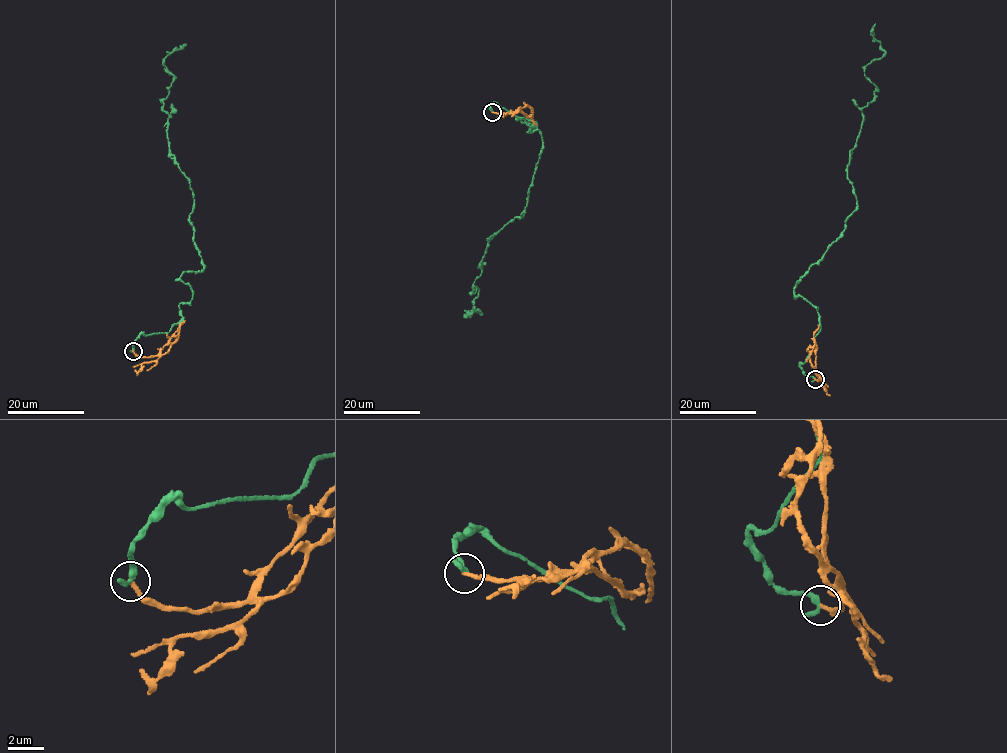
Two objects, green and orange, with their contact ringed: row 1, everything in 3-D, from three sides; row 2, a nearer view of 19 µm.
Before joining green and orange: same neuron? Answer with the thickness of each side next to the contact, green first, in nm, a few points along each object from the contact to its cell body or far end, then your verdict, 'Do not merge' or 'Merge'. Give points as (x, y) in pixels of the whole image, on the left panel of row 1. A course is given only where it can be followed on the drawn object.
Thickness 400 nm (green) against 240 nm. Course of green: (133, 351), (183, 318), (180, 276), (203, 269), (162, 109), (164, 58), (186, 44). Course of orange: (133, 351), (140, 356), (156, 356), (185, 320). Do not merge

